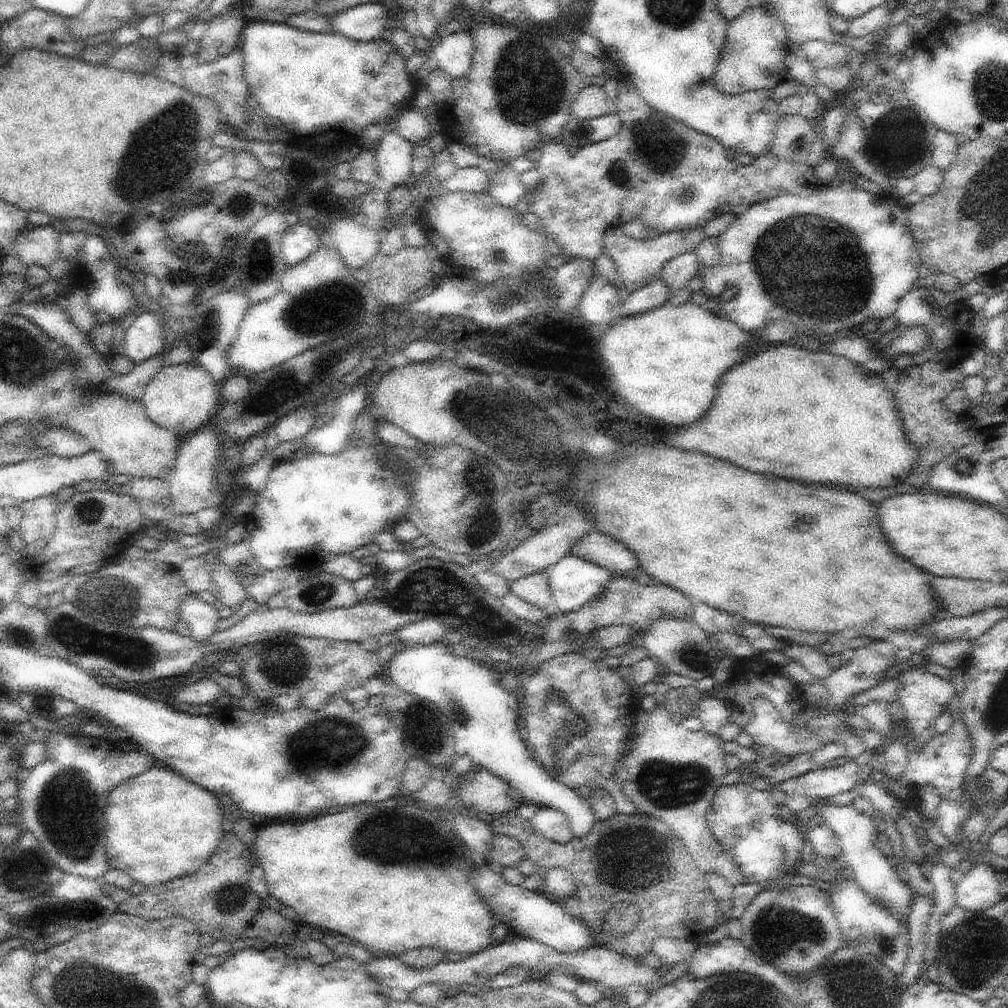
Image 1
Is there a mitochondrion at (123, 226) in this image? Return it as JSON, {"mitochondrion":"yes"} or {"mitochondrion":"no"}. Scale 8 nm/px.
{"mitochondrion":"no"}

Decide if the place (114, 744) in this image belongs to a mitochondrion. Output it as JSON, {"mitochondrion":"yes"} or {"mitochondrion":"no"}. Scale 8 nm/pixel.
{"mitochondrion":"no"}

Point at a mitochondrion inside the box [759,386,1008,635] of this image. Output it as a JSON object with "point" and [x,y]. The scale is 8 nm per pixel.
{"point":[966,462]}

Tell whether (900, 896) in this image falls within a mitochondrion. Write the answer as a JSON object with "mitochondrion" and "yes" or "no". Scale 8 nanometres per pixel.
{"mitochondrion":"no"}

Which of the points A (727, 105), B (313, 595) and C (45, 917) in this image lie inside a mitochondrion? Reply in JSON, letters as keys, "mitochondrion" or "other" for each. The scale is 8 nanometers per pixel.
{"A":"other","B":"mitochondrion","C":"mitochondrion"}

